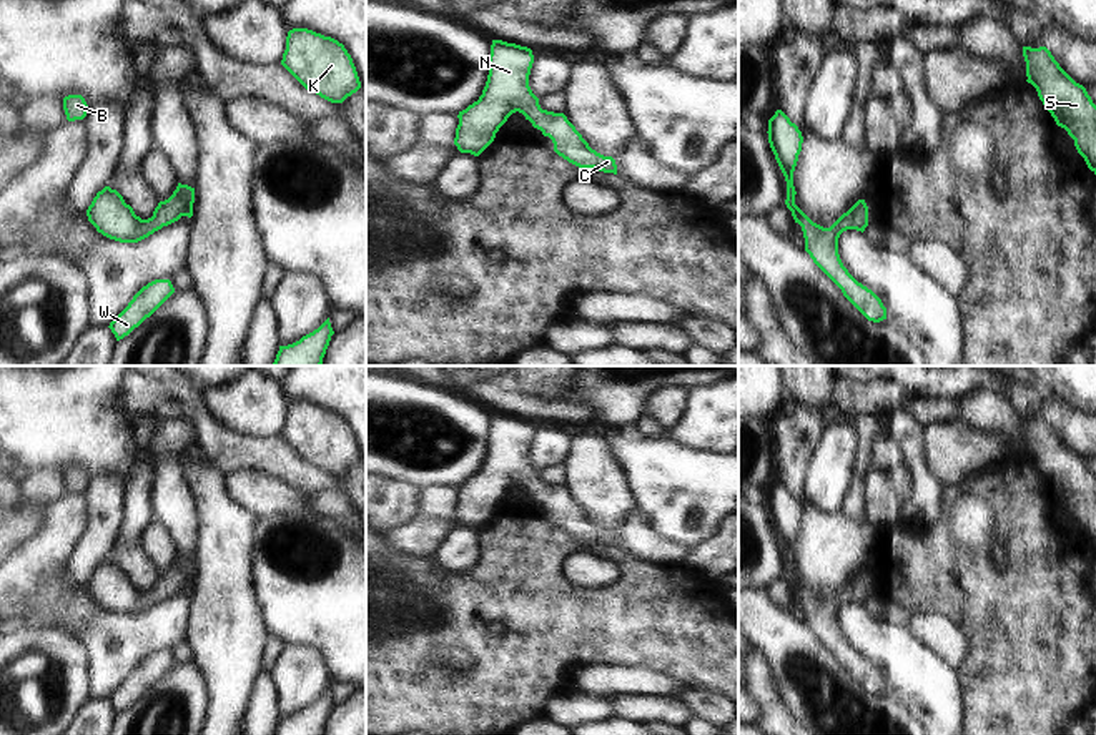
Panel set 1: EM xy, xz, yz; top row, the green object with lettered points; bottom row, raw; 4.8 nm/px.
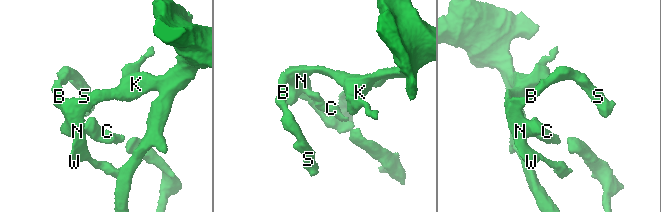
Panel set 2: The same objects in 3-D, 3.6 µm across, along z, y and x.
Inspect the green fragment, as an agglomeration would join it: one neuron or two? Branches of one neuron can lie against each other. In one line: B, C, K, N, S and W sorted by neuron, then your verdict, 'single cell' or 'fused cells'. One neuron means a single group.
B C K N S W; single cell

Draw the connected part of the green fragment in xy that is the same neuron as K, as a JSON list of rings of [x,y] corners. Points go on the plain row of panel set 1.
[[[308,401],[286,409],[281,437],[309,464],[343,476],[361,461],[351,427],[343,416]]]

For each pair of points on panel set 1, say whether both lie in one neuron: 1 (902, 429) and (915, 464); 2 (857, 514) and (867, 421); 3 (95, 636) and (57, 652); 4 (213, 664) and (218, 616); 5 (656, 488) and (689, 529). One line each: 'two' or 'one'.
1: one
2: one
3: two
4: one
5: one

